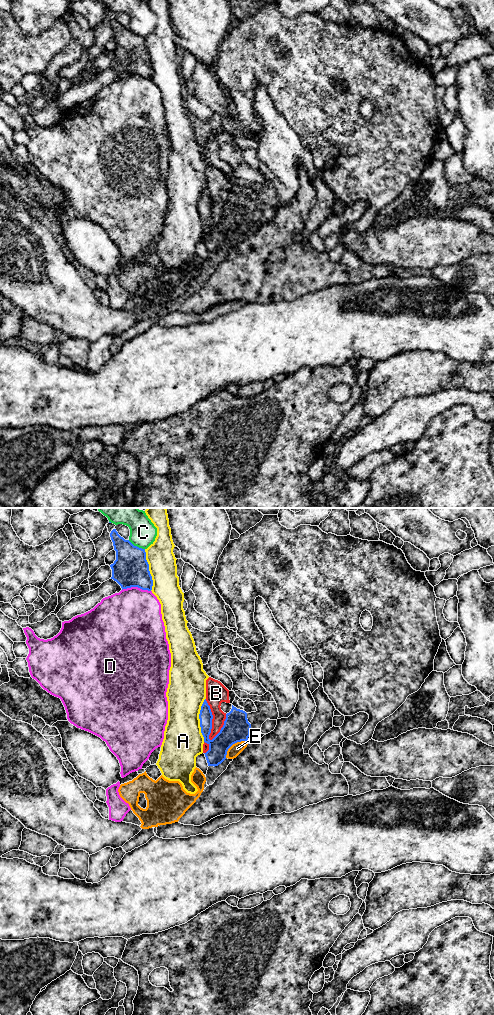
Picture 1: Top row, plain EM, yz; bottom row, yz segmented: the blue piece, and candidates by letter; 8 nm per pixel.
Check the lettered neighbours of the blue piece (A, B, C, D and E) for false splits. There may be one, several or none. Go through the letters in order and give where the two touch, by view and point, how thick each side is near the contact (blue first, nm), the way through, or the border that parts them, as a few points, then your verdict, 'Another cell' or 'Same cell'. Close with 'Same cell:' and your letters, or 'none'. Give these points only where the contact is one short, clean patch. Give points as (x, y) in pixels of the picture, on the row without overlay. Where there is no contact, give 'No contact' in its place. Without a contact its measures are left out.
A: Touches blue at yz (200, 208). Thickness 150 nm (blue) against 320 nm. Another cell
B: Touches blue at yz (211, 208). Thickness 220 nm (blue) against 170 nm. Another cell
C: Touches blue at yz (136, 34). Thickness 280 nm (blue) against 200 nm. Another cell
D: Touches blue at yz (136, 74). Thickness 280 nm (blue) against 460 nm. Another cell
E: Touches blue at yz (234, 231). Thickness 220 nm (blue) against 90 nm. Boundary: yz (248, 227), (235, 230), (228, 237), (225, 245). Another cell
Same cell: none

